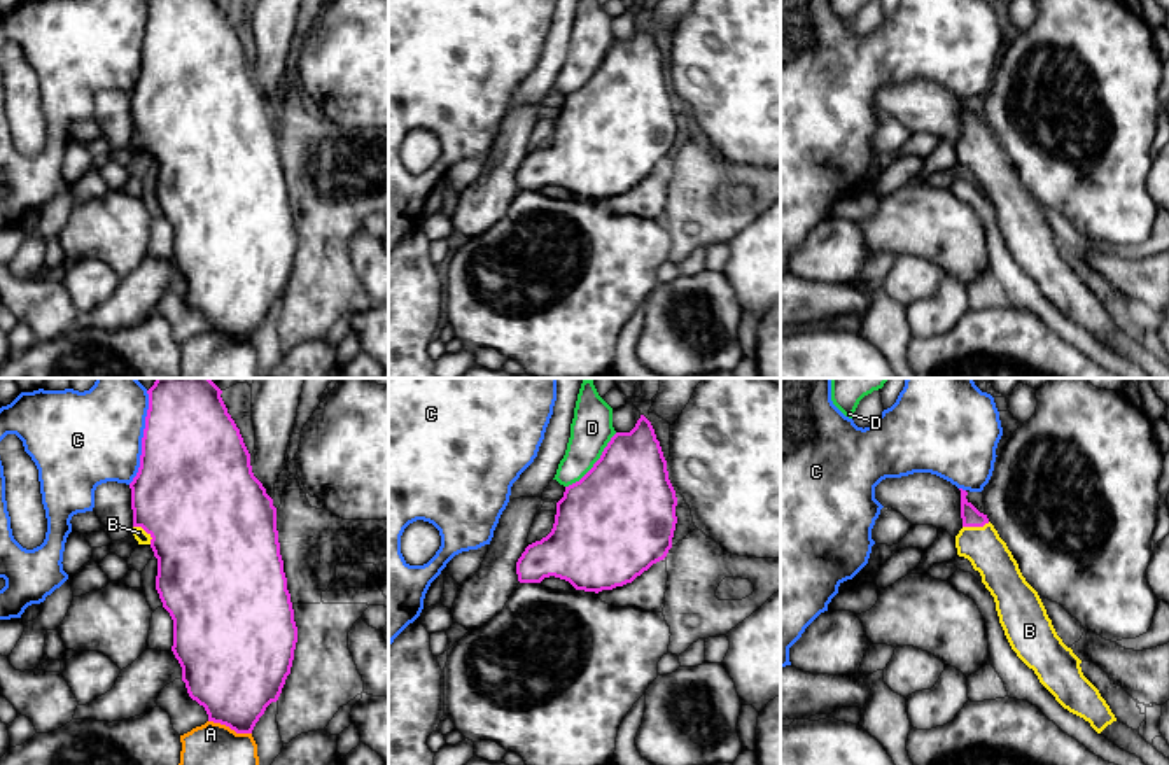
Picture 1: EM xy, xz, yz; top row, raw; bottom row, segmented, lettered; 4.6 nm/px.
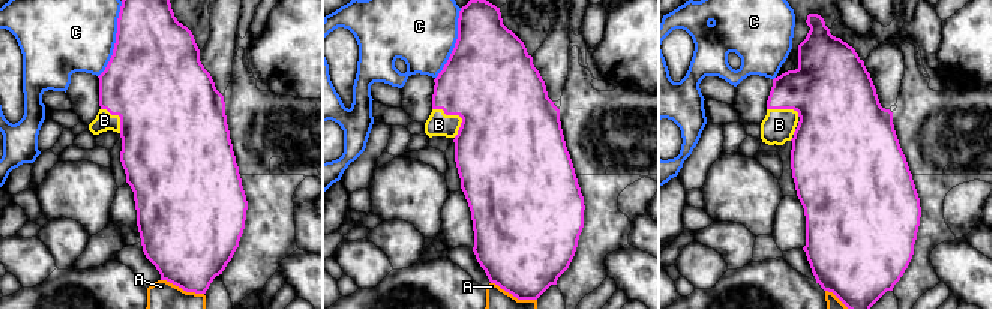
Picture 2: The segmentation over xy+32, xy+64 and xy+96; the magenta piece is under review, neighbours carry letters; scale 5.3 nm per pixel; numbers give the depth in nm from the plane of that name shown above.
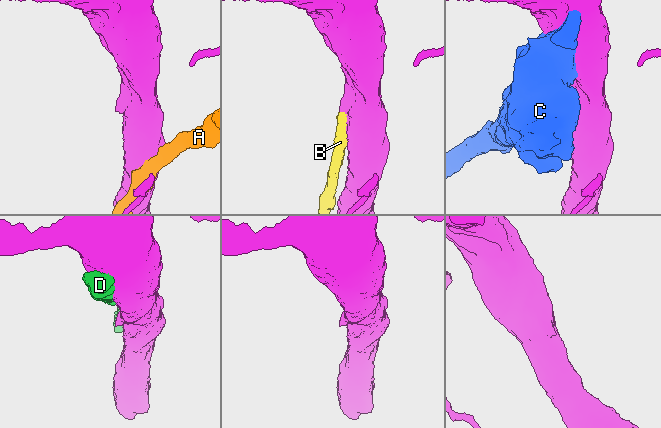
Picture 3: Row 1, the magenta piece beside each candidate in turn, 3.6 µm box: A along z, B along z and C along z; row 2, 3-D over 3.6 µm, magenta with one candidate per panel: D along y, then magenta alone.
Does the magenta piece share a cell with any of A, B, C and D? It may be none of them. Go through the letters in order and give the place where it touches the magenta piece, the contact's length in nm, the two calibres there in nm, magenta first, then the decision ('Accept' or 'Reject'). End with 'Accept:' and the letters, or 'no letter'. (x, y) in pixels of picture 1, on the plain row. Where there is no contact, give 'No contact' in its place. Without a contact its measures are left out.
A: Touches magenta at xy (230, 335). Shared border 220 nm. Thickness 420 nm (magenta) against 360 nm. Reject
B: Touches magenta at xy (146, 139). Shared border 120 nm. Thickness 500 nm (magenta) against 60 nm. Accept
C: Touches magenta at xy (142, 46). Shared border 440 nm. Thickness 480 nm (magenta) against 440 nm. Reject
D: Touches magenta at xz (595, 70). Shared border 340 nm. Thickness 480 nm (magenta) against 190 nm. Reject
Accept: B

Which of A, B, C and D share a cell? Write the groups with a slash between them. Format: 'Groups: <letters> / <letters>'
Groups: A / B / C / D

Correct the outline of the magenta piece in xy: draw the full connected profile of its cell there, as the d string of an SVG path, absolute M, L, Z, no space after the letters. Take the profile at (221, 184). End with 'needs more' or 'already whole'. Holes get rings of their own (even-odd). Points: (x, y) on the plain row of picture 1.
M222 0L147 2L140 75L130 91L131 140L138 152L149 152L158 166L156 198L173 228L172 259L182 275L189 305L205 315L208 329L226 333L236 341L252 341L266 315L278 308L298 250L280 163L276 116L252 81L250 61L228 21Z; needs more

